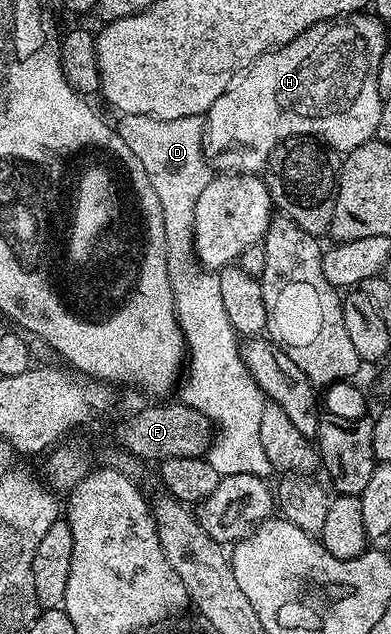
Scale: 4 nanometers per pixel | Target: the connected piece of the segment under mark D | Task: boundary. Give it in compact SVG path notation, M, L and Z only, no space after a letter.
M123 114L119 119L120 121L115 121L114 127L119 132L122 142L130 146L134 158L142 162L142 170L146 170L146 178L150 178L150 186L154 186L154 194L158 194L158 202L162 206L162 226L166 226L168 273L174 310L176 321L184 335L186 349L186 367L178 384L179 403L201 412L214 429L206 458L210 466L218 470L220 476L254 474L265 478L271 477L274 469L270 466L270 458L266 458L266 450L262 450L262 438L259 435L262 427L262 406L266 402L264 391L258 386L258 382L254 382L250 370L246 370L244 359L240 357L242 346L234 326L230 326L230 318L226 318L220 277L215 271L200 267L192 247L194 206L198 206L202 190L206 190L206 186L214 179L213 172L208 170L209 161L204 154L204 121L199 116L159 120L156 116L146 114Z

